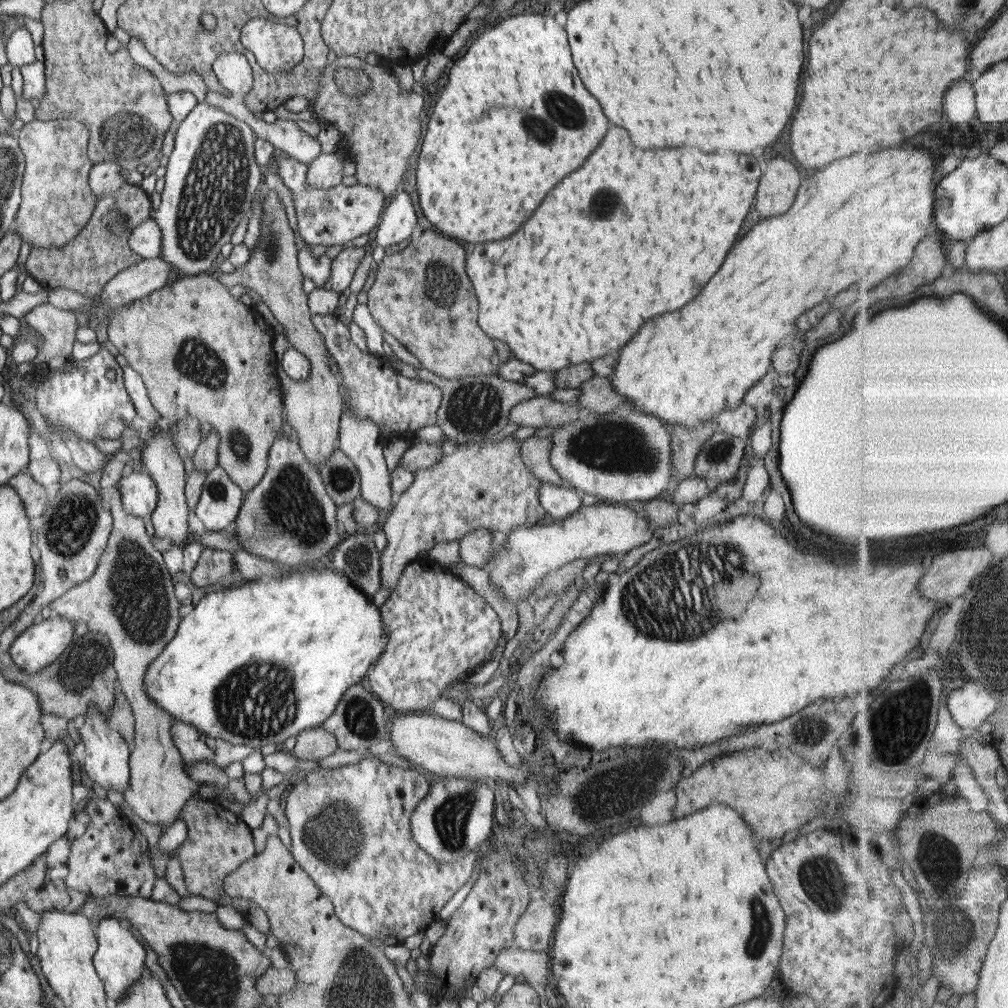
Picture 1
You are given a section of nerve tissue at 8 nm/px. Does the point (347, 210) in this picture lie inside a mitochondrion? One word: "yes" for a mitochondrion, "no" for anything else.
no

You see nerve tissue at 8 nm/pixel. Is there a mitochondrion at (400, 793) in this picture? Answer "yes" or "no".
no

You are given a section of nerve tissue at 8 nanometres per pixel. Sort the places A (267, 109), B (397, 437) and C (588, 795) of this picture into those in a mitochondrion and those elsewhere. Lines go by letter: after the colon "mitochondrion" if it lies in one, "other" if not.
A: other
B: other
C: mitochondrion

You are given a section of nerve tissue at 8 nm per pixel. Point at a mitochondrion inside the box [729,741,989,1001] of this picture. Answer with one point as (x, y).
(820, 879)

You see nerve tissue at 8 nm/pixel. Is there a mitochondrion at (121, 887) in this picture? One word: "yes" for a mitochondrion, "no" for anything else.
no

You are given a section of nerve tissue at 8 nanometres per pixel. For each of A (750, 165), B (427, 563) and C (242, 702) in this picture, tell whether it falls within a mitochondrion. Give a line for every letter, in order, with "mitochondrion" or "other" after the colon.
A: other
B: other
C: mitochondrion

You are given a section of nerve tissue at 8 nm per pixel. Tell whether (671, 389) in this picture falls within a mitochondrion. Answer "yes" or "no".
no

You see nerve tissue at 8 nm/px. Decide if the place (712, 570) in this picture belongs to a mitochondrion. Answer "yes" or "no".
yes

